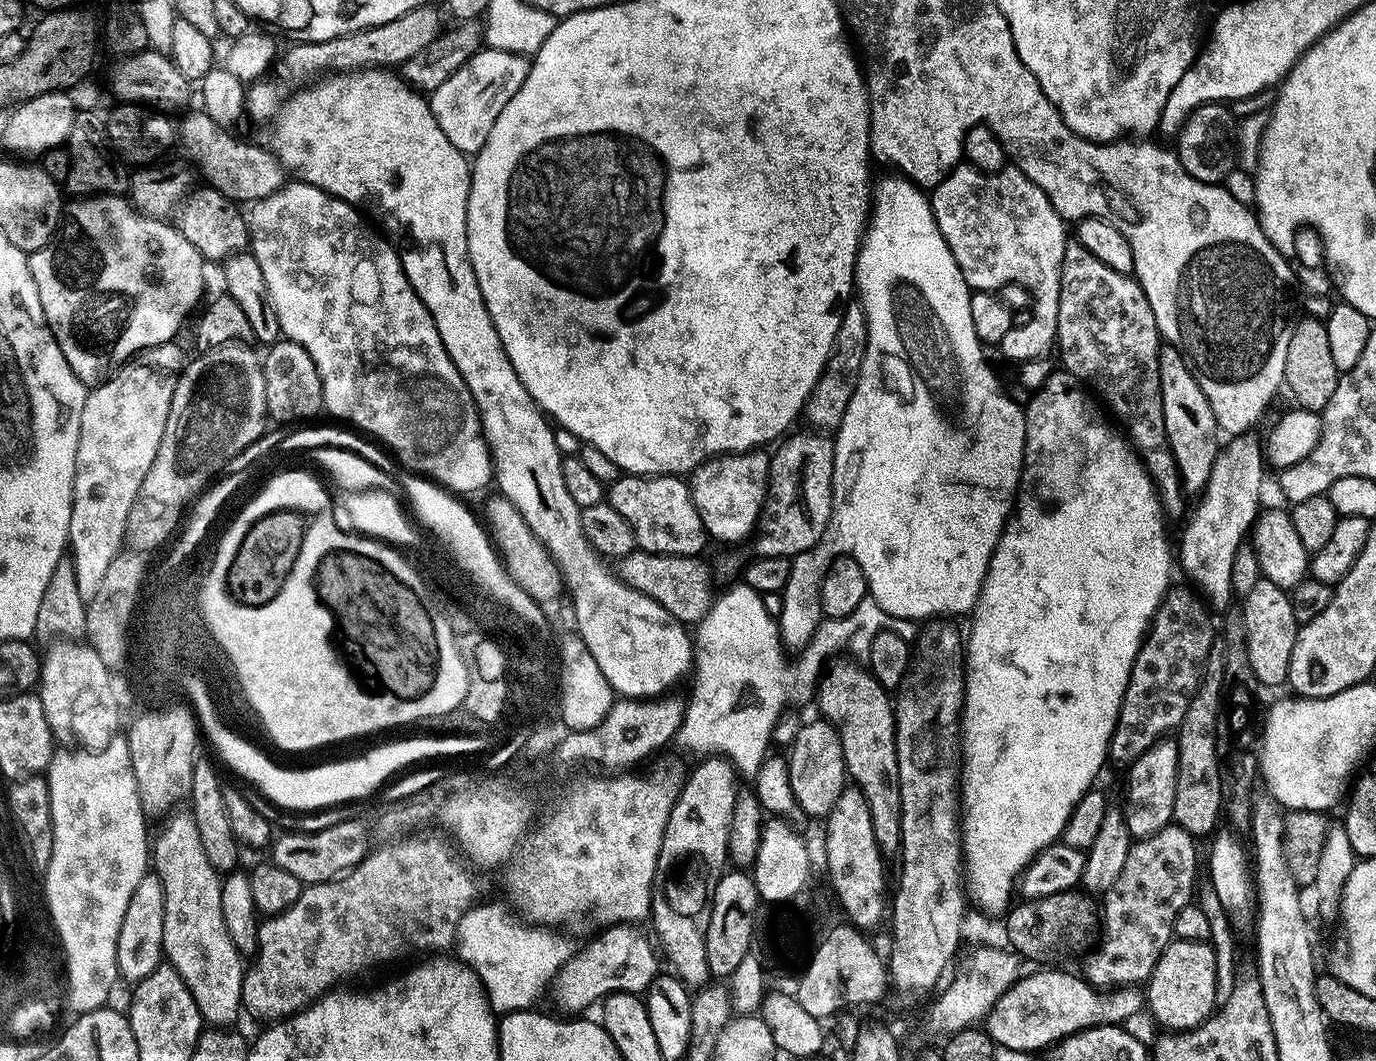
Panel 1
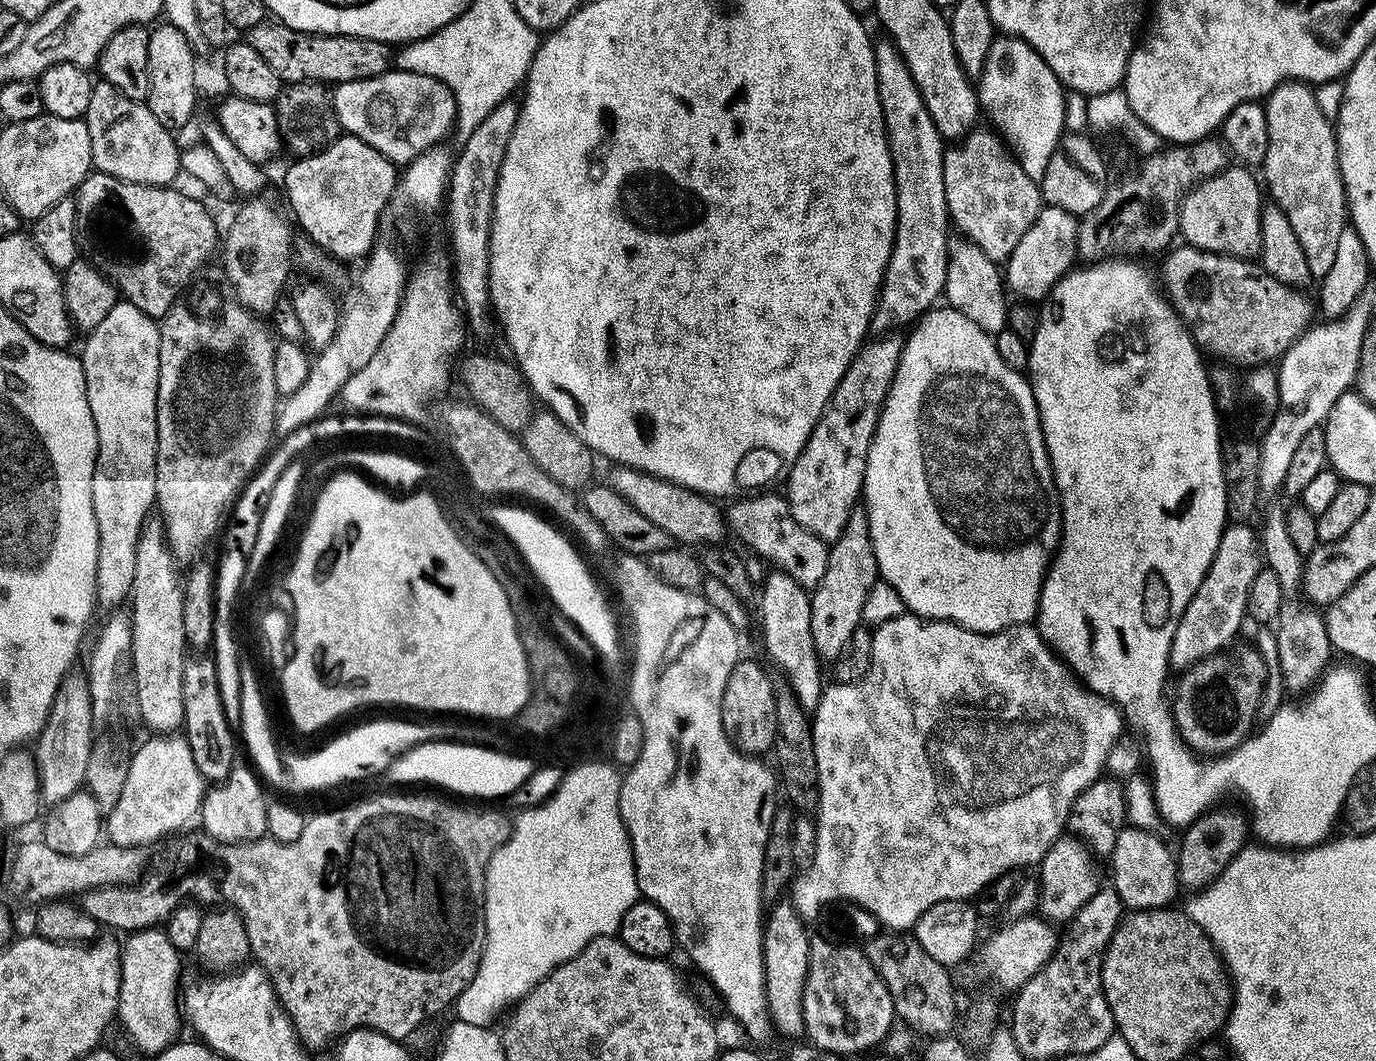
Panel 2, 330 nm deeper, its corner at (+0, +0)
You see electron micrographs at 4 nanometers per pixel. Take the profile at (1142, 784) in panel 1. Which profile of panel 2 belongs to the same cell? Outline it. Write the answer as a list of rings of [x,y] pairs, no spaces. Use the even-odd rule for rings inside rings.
[[[1062,834],[1050,846],[1048,853],[1038,865],[1038,879],[1040,882],[1039,915],[1049,922],[1064,920],[1070,922],[1094,898],[1094,894],[1102,887],[1100,872],[1096,869],[1097,861],[1094,853],[1083,840],[1071,835]]]

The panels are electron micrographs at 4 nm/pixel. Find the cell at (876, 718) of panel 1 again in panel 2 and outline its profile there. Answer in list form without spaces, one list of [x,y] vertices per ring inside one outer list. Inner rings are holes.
[[[857,506],[852,509],[846,522],[846,530],[842,530],[837,540],[831,541],[826,575],[810,592],[810,634],[814,634],[814,646],[821,661],[835,662],[847,653],[852,635],[862,624],[862,606],[866,606],[866,594],[870,594],[877,579],[868,513],[863,507]]]

